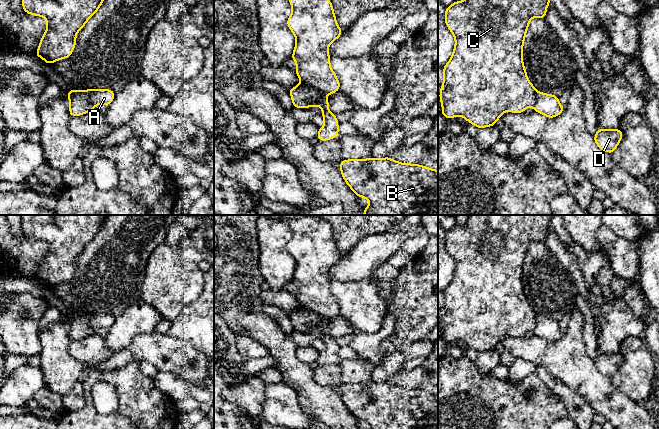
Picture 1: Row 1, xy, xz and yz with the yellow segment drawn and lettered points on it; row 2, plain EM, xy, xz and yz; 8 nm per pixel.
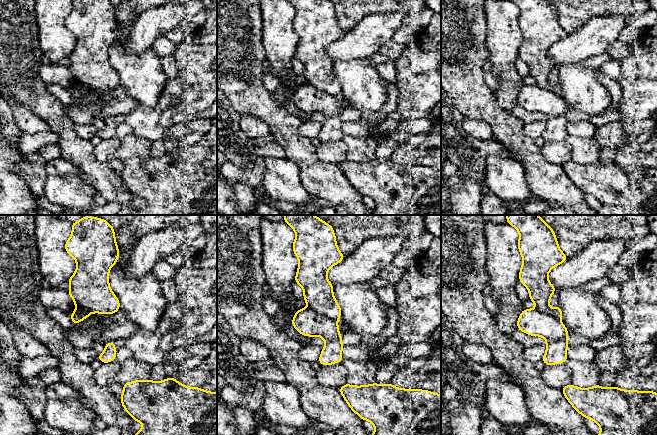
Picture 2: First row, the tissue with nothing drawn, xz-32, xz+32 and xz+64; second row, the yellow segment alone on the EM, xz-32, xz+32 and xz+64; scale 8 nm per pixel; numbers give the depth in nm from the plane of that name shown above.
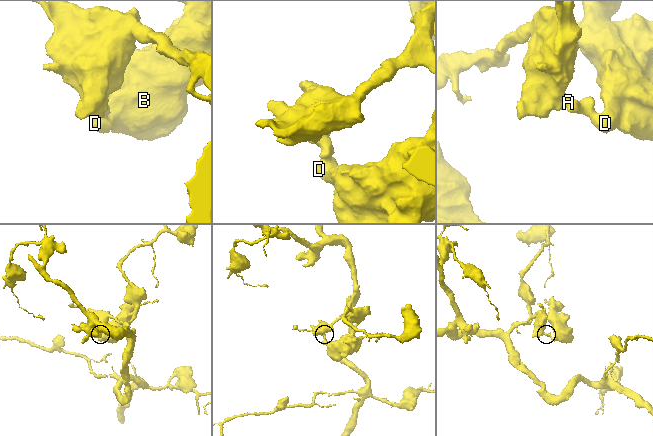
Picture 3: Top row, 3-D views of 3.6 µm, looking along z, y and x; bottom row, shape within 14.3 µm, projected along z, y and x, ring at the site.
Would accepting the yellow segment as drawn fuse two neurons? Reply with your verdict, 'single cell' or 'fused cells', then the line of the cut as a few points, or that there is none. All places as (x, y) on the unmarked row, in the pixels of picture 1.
fused cells; cut xz (301, 307), (325, 318)

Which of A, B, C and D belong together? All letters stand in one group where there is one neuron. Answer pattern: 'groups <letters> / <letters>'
groups A C / B D

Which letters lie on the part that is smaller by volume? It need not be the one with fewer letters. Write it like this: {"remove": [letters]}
{"remove": ["B", "D"]}

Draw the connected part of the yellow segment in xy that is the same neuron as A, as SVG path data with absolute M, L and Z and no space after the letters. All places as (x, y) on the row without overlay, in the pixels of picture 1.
M89 313L86 316L90 318L90 325L95 329L103 328L108 330L116 319L111 313Z

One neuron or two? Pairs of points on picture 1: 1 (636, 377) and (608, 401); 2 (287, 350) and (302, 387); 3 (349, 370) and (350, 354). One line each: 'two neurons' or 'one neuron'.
1: two neurons
2: one neuron
3: two neurons

